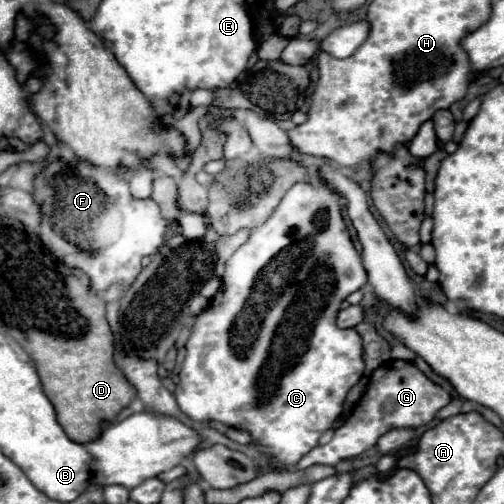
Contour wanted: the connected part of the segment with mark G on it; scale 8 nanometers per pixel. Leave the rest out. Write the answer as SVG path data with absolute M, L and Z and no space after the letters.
M387 361L379 369L373 371L367 383L365 395L357 401L347 421L335 429L335 435L329 443L317 445L309 451L297 465L297 471L303 471L311 465L335 465L343 459L353 459L363 451L377 445L377 439L391 429L401 427L421 427L427 425L435 413L451 401L451 395L433 383L423 371L419 371L411 361Z

